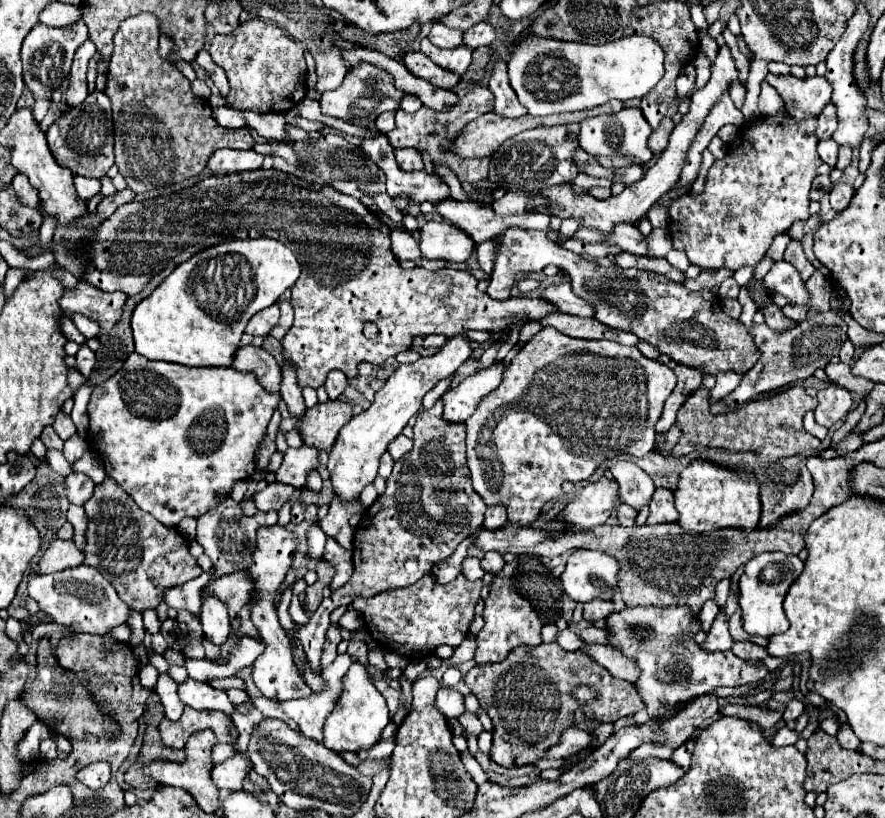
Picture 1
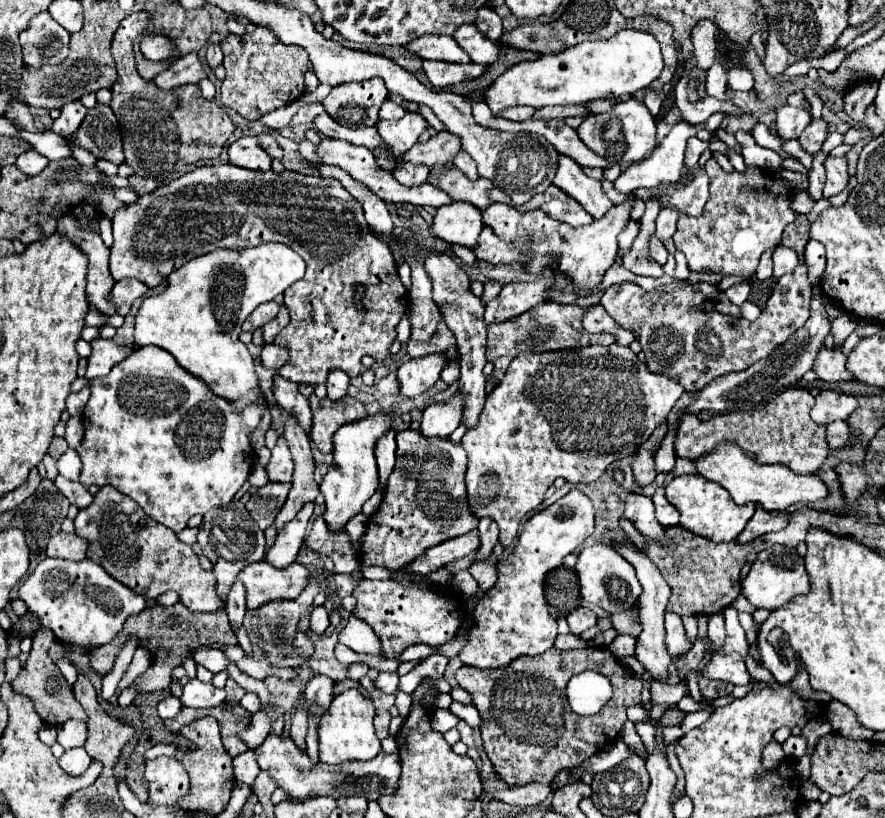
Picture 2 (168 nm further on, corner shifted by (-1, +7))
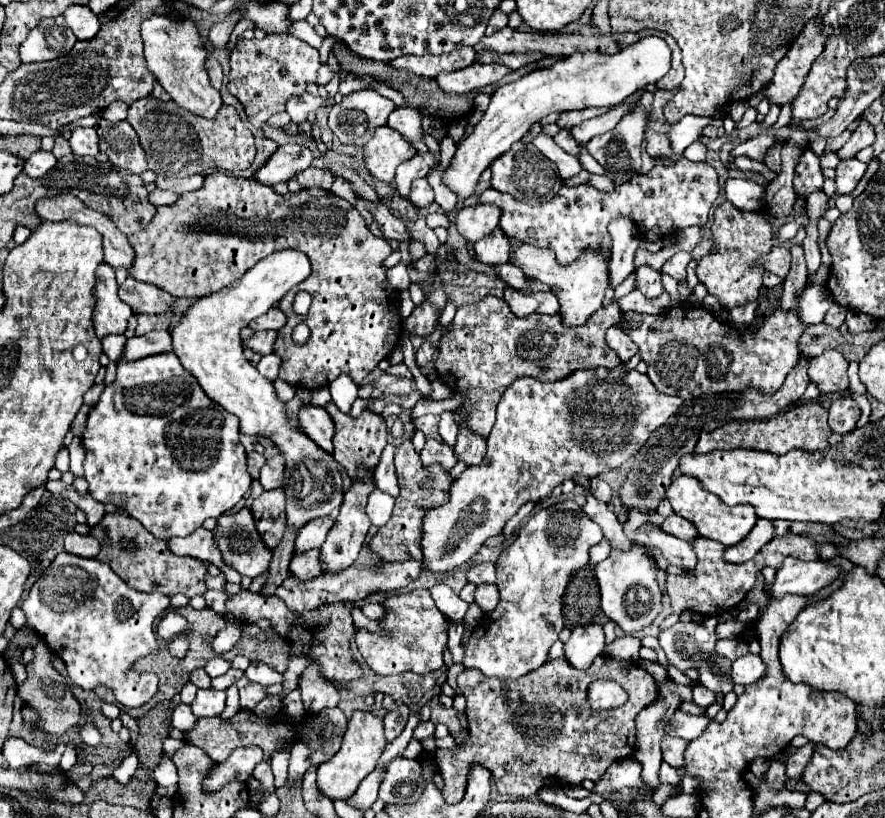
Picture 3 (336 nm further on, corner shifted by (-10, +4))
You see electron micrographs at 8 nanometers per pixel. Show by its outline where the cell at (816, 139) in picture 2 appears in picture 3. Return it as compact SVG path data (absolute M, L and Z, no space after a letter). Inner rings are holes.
M805 151L795 167L795 179L793 187L799 195L811 195L815 191L823 189L823 173L819 167L819 157L813 151Z

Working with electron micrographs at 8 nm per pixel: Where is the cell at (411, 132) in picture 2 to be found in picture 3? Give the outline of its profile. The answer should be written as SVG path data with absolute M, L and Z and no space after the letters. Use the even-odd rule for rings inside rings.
M387 125L375 129L373 139L363 145L363 161L369 173L377 181L385 183L391 183L397 165L411 159L413 155L415 147L403 141L403 137L399 137L399 133L395 129L389 129Z

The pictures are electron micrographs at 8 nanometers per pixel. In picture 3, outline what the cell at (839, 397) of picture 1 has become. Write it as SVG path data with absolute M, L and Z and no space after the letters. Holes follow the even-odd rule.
M841 397L833 401L829 407L829 427L835 433L849 433L855 429L859 415L861 415L861 409L857 401L853 401L851 397Z

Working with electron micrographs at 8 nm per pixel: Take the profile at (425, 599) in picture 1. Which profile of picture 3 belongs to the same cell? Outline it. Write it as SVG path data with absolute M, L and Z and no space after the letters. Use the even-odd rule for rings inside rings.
M415 589L397 597L389 597L385 603L387 617L381 621L389 631L389 637L373 635L365 629L359 629L355 643L365 663L377 675L395 675L403 671L413 671L427 675L443 667L443 651L447 649L447 617L435 607L429 589Z

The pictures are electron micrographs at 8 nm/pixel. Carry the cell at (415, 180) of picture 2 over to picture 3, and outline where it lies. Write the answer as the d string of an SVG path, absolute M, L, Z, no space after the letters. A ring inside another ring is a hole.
M425 177L413 183L409 199L411 199L413 205L419 207L419 209L421 209L421 207L427 207L427 205L433 203L433 189L431 189L431 185L429 185L429 181L427 181Z

